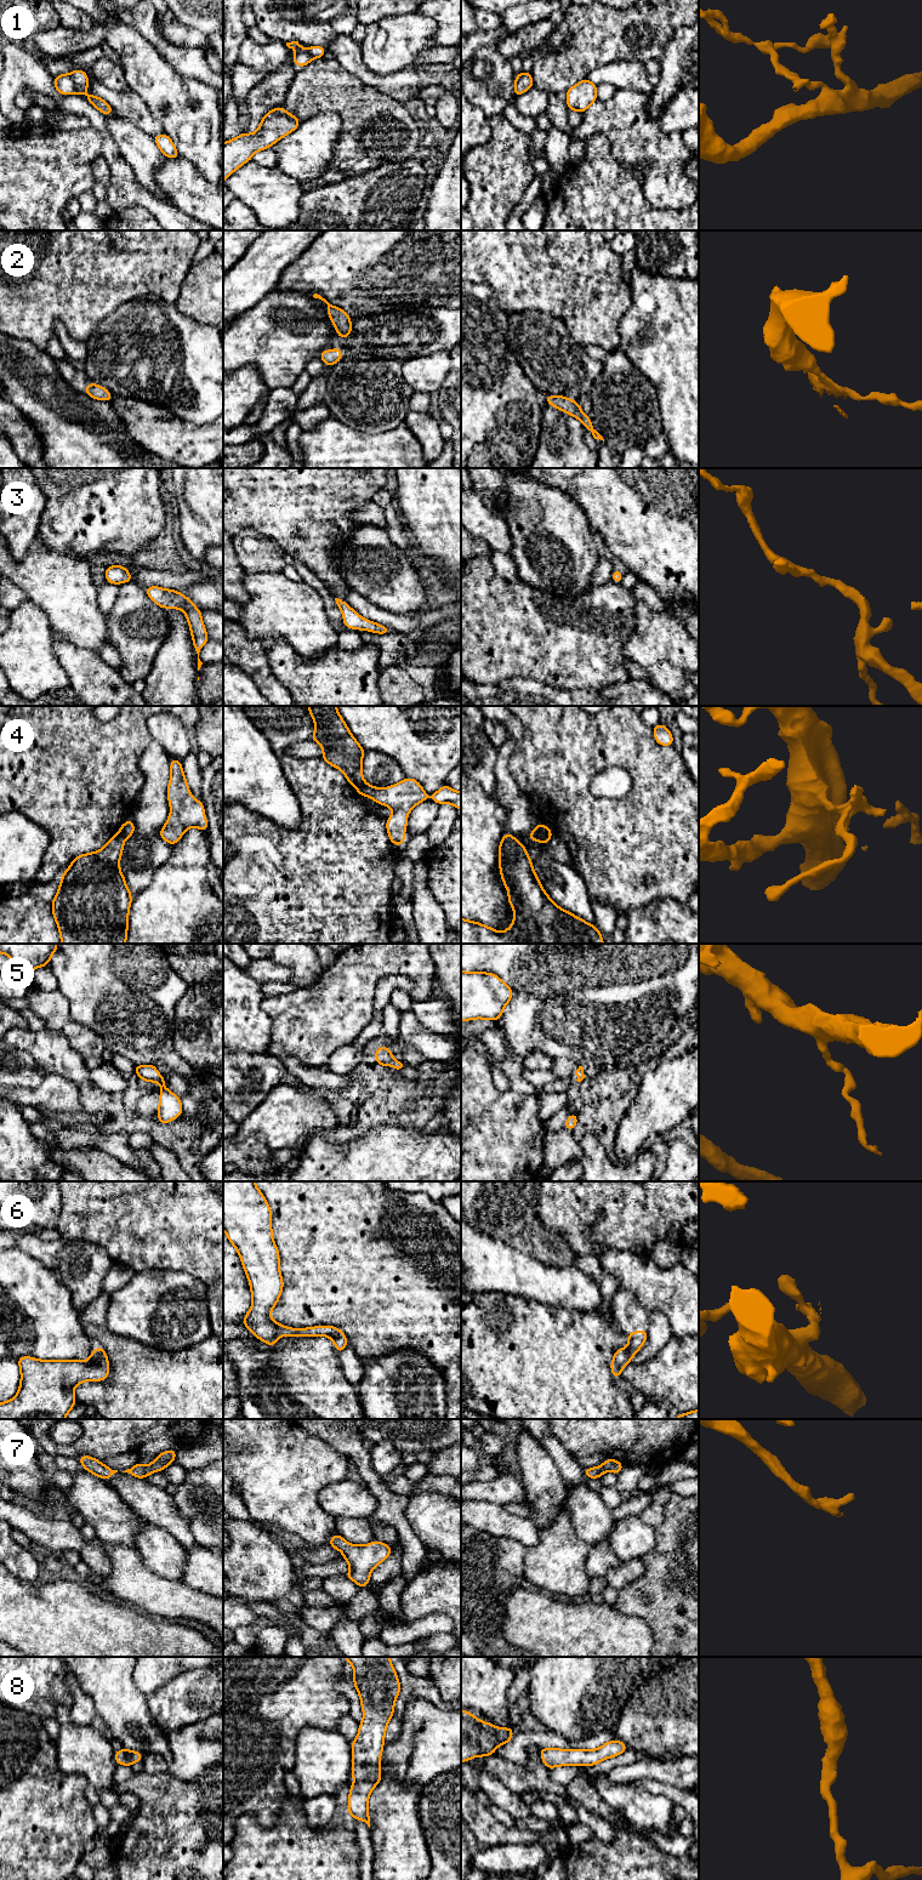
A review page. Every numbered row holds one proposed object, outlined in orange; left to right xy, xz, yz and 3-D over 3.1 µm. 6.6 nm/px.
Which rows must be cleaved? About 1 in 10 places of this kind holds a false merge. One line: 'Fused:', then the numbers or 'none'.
Fused: 1, 4

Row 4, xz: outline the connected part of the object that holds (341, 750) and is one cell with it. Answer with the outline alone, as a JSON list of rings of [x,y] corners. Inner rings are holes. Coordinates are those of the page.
[[[308,706],[308,711],[315,723],[311,740],[324,748],[320,757],[341,769],[351,785],[359,786],[364,781],[362,759],[365,751],[351,734],[336,706]]]

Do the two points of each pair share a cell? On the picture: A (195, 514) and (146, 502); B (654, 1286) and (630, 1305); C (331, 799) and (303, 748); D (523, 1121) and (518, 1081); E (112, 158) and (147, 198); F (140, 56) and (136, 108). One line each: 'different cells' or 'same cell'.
A: different cells
B: different cells
C: different cells
D: different cells
E: same cell
F: different cells

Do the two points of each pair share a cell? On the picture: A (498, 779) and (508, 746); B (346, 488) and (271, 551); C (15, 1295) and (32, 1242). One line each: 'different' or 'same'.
A: same
B: different
C: different

